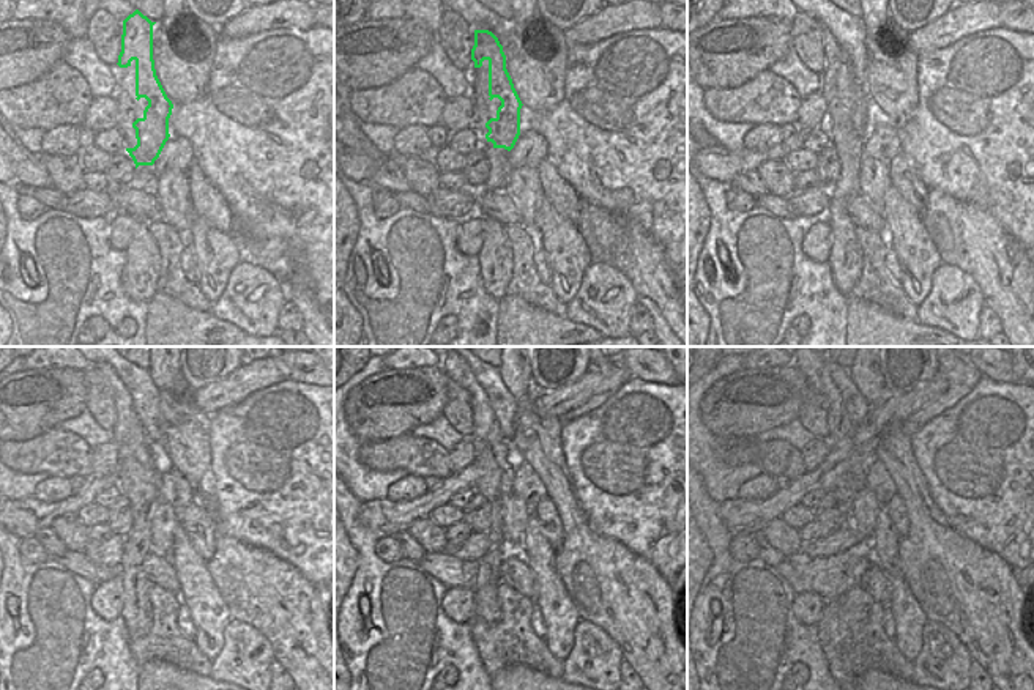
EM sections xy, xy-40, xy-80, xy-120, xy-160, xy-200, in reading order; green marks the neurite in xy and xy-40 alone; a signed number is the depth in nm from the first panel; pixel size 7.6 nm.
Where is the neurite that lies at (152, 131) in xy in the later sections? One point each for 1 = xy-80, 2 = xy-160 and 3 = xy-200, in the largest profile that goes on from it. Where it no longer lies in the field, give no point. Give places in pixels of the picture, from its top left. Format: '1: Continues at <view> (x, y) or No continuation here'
1: Continues at xy-80 (858, 120)
2: Continues at xy-160 (494, 482)
3: Continues at xy-200 (844, 481)

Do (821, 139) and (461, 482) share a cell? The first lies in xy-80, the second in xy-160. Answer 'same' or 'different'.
different

